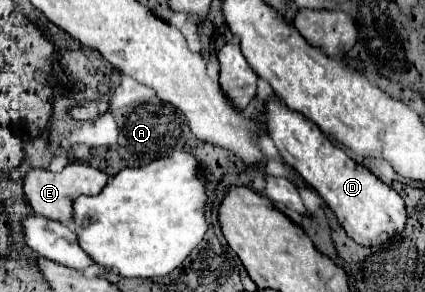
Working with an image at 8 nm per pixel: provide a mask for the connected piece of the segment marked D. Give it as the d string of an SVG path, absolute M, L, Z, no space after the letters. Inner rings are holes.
M271 97L265 103L265 125L281 159L323 197L353 241L361 245L379 245L387 237L403 231L407 219L403 199L389 185L379 181L367 167L355 163L345 151L335 147L315 123L285 107L285 103L277 97ZM279 121L283 121L283 137L279 137Z

